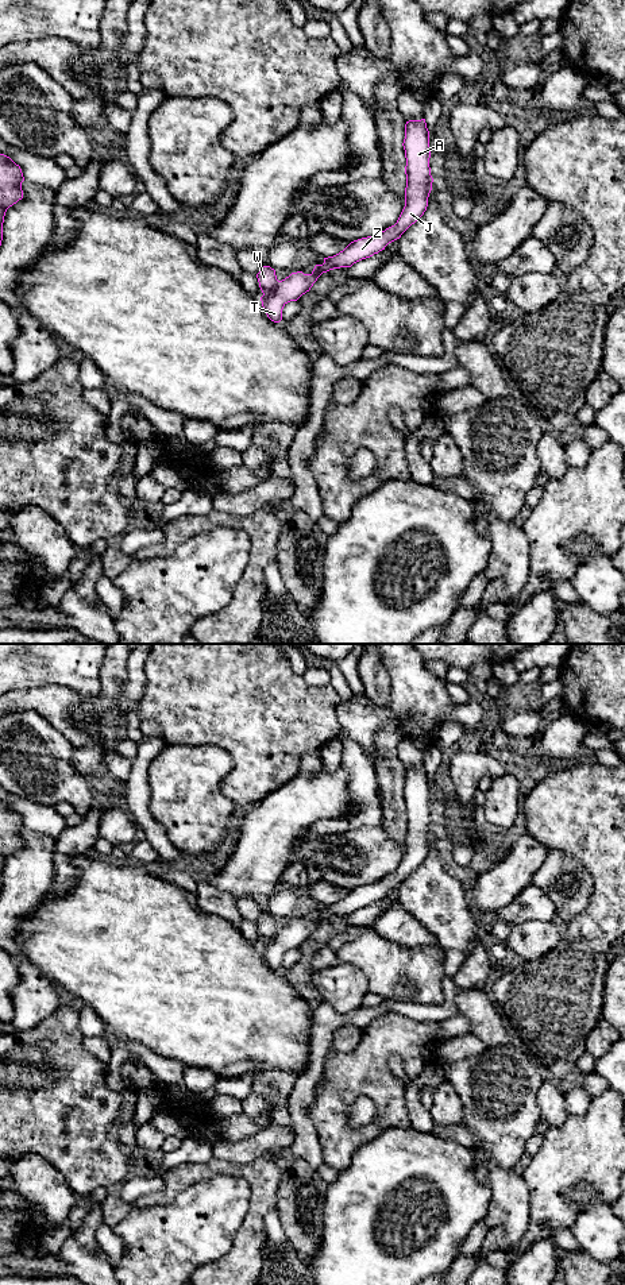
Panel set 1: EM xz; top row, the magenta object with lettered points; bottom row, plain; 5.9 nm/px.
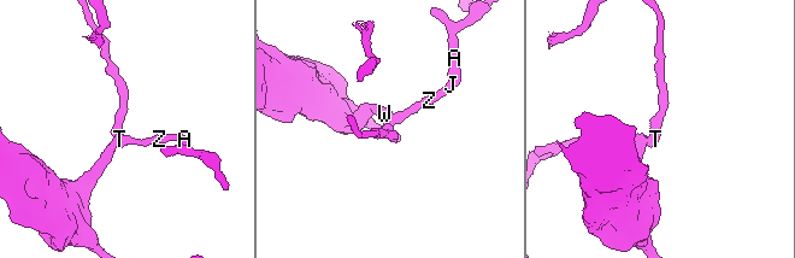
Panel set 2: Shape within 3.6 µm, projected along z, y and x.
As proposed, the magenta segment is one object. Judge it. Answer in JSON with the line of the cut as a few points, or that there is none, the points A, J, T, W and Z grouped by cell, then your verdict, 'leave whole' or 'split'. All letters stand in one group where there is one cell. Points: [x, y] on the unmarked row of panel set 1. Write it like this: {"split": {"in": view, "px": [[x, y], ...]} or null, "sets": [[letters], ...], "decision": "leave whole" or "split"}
{"split": {"in": "xz", "px": [[278, 929], [273, 937], [263, 942]]}, "sets": [["A", "J", "T", "Z"], ["W"]], "decision": "split"}

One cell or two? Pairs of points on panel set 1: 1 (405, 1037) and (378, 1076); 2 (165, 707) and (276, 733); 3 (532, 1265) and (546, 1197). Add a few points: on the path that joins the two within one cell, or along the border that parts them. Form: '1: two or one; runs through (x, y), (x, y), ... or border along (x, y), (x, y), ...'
1: one; runs through (394, 1044), (378, 1060), (378, 1065)
2: one; runs through (192, 709), (249, 710)
3: two; border along (551, 1237), (536, 1241), (525, 1251), (513, 1257)

